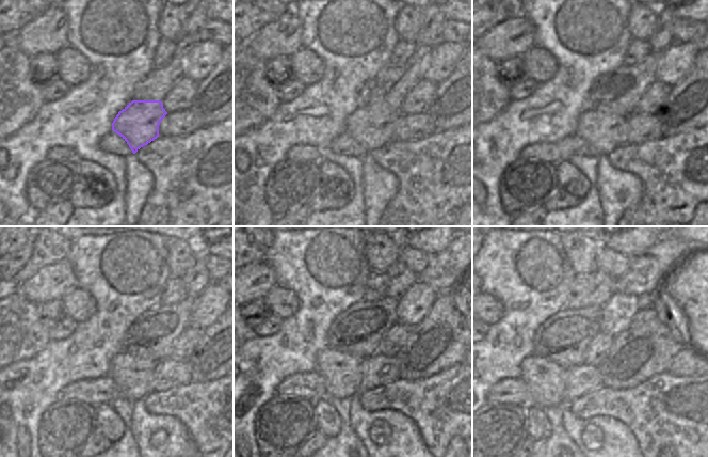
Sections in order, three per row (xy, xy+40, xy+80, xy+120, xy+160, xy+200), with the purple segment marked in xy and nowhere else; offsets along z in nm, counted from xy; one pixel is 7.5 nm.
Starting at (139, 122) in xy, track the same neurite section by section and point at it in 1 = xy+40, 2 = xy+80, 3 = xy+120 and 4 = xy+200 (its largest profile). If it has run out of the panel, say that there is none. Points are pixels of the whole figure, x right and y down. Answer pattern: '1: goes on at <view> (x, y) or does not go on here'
1: goes on at xy+40 (373, 126)
2: goes on at xy+80 (604, 130)
3: goes on at xy+120 (116, 373)
4: goes on at xy+200 (548, 384)

